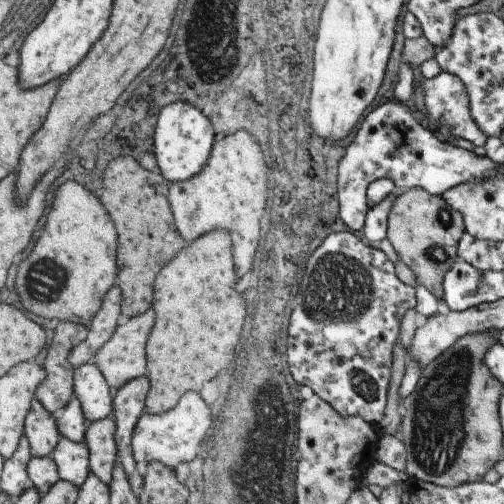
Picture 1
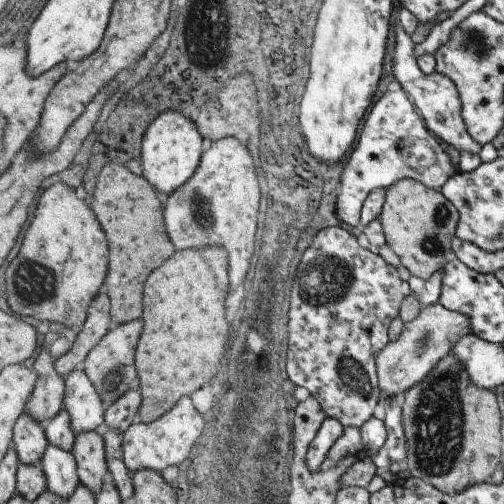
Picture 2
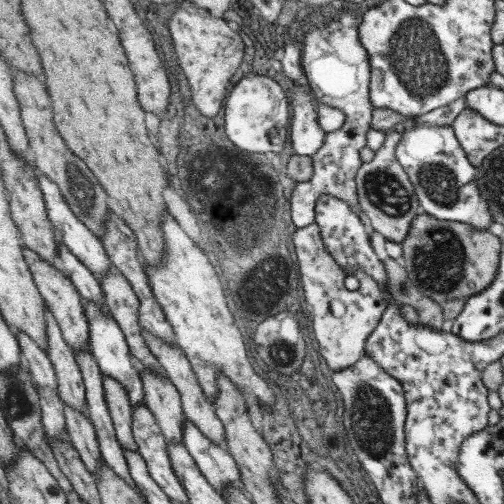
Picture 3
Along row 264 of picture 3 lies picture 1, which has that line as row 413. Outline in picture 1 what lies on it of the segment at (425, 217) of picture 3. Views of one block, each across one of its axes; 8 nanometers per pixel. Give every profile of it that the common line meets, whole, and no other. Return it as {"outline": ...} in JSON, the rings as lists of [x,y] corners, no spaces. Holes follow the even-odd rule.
{"outline":[[[489,330],[465,334],[465,338],[455,340],[447,352],[439,354],[433,362],[429,362],[423,368],[415,390],[401,402],[403,420],[397,436],[401,438],[407,450],[405,474],[409,478],[437,484],[441,488],[457,488],[463,484],[481,482],[483,476],[501,458],[503,432],[499,422],[499,398],[503,384],[499,380],[493,380],[493,374],[483,364],[487,350],[493,348],[495,344],[499,344],[499,340],[495,340]]]}

